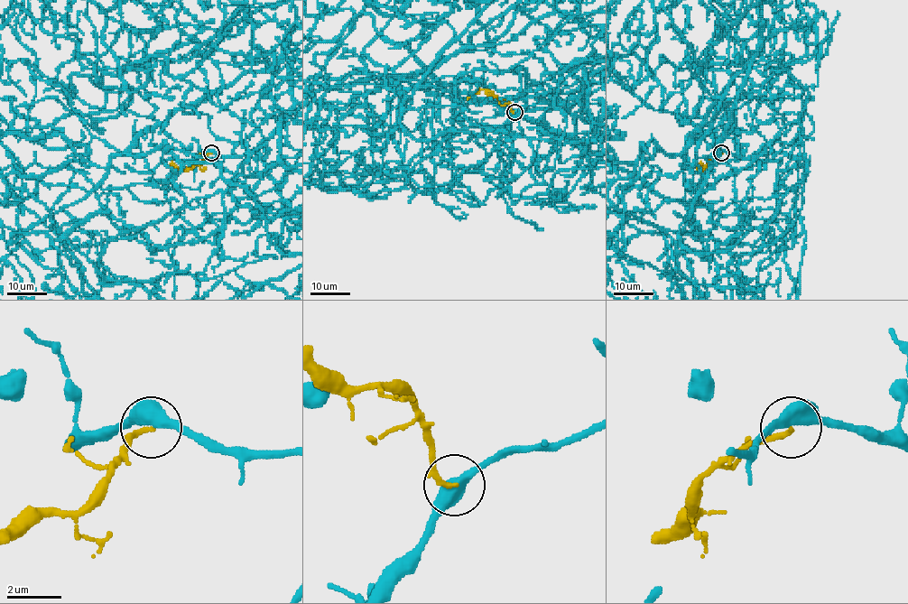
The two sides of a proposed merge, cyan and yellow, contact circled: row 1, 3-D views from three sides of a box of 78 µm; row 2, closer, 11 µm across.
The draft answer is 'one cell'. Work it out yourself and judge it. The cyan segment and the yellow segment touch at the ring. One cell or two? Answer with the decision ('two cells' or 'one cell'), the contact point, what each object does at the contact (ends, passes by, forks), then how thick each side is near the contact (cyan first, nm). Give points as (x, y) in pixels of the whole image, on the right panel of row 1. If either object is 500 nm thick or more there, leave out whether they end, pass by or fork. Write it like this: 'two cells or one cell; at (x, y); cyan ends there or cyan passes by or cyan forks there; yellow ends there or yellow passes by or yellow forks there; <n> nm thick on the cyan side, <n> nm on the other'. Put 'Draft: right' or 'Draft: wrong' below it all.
two cells; at (721, 153); 500 nm thick on the cyan side, 190 nm on the other
Draft: wrong

